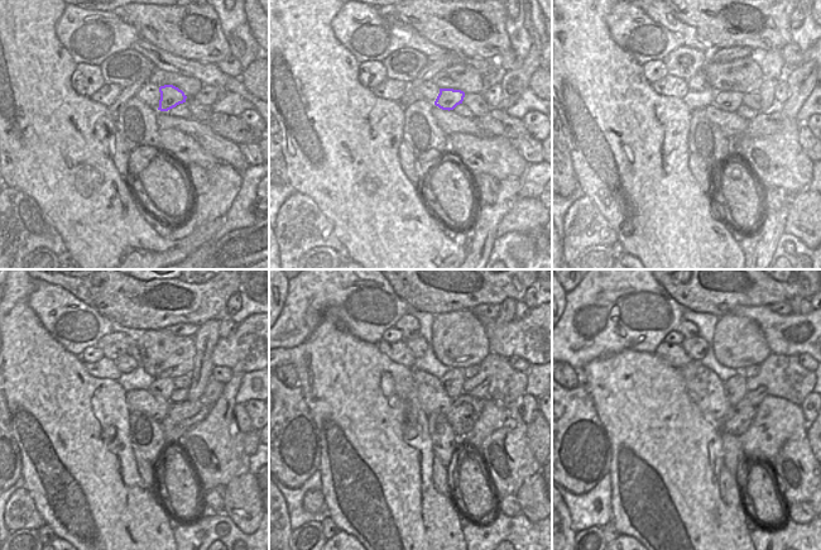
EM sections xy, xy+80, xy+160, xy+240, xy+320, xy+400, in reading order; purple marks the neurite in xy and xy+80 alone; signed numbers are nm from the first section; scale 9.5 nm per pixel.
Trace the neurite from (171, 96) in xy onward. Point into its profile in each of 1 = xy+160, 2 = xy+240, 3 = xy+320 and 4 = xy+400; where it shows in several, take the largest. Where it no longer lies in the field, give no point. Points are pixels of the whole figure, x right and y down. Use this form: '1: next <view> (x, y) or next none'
1: next xy+160 (725, 100)
2: next xy+240 (161, 387)
3: next xy+320 (452, 382)
4: next xy+400 (735, 387)

